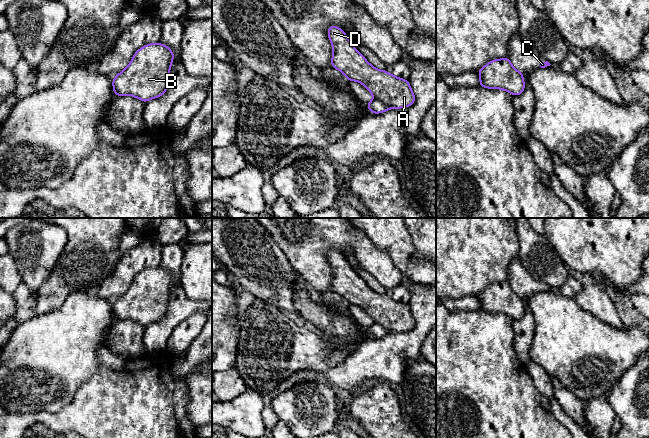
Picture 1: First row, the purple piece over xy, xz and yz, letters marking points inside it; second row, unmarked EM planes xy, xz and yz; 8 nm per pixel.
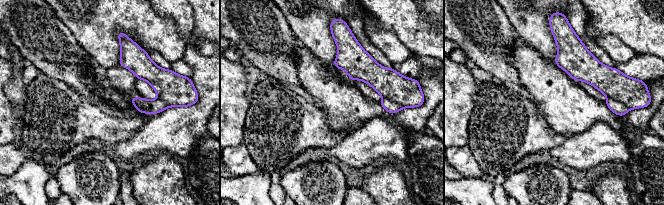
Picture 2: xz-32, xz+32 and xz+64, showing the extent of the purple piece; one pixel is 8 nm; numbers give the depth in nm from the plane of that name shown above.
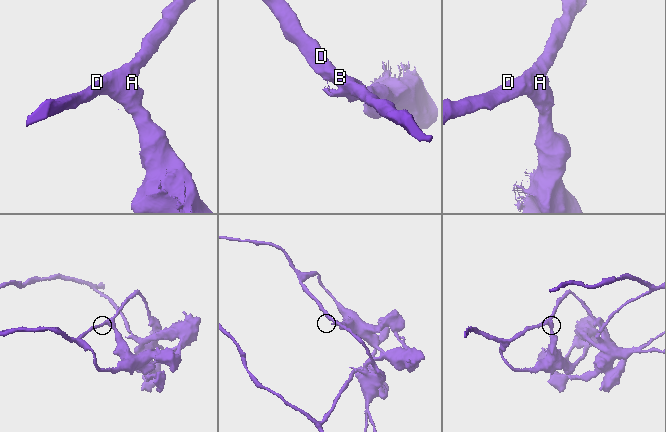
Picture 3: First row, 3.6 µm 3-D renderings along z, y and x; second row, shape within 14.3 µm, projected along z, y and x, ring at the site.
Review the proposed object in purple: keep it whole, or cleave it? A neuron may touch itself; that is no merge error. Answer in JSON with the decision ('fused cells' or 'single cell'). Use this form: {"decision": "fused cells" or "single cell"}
{"decision": "fused cells"}

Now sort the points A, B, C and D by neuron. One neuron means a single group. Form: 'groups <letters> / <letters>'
groups A B D / C

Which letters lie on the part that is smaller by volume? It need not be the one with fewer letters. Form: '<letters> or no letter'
C

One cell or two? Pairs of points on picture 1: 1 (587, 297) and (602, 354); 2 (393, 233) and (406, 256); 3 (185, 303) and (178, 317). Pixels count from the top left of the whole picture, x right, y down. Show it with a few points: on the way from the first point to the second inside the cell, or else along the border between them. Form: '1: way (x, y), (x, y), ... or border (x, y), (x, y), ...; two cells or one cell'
1: border (573, 299), (583, 309), (611, 326); two cells
2: way (395, 239), (401, 250); one cell
3: way (182, 306), (178, 310), (178, 314); one cell

